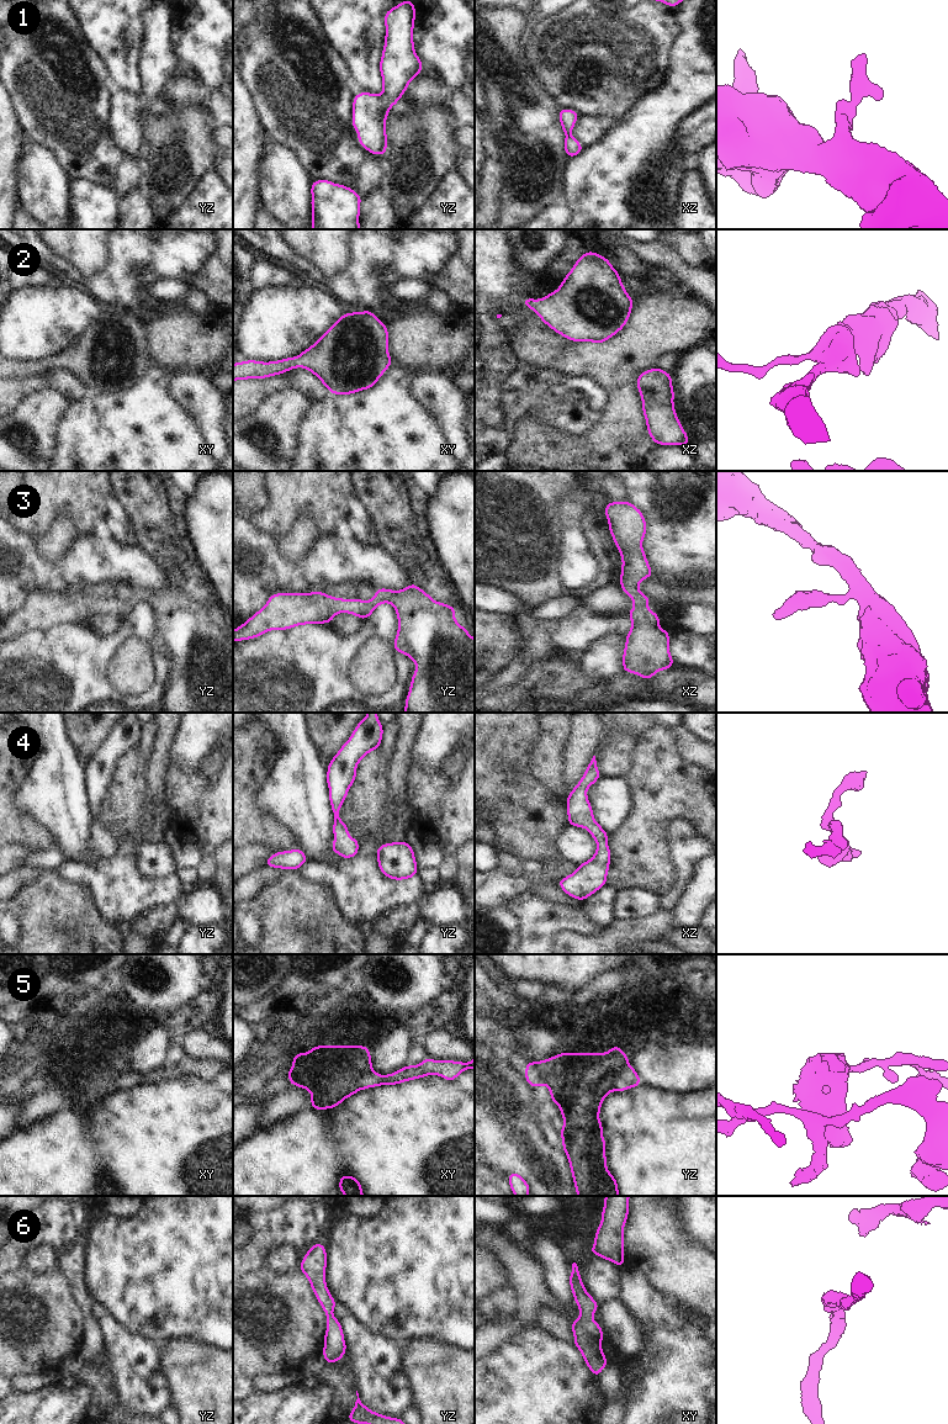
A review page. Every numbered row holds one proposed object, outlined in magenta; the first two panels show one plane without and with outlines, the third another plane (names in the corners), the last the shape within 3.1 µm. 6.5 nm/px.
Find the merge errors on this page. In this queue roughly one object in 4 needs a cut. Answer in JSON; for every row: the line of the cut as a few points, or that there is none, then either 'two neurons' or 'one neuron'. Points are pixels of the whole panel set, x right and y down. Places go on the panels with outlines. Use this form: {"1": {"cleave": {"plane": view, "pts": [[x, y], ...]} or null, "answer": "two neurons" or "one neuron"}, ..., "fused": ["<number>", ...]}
{"1": {"cleave": null, "answer": "one neuron"}, "2": {"cleave": null, "answer": "one neuron"}, "3": {"cleave": null, "answer": "one neuron"}, "4": {"cleave": null, "answer": "one neuron"}, "5": {"cleave": {"plane": "yz", "pts": [[629, 1065], [621, 1073], [621, 1080], [617, 1090]]}, "answer": "two neurons"}, "6": {"cleave": null, "answer": "one neuron"}, "fused": ["5"]}

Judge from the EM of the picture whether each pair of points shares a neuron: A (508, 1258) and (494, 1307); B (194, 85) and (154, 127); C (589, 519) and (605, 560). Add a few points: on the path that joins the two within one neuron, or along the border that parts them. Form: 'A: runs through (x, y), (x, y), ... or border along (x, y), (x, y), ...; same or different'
A: border along (509, 1284), (517, 1297), (517, 1309), (514, 1313); different
B: border along (163, 93), (163, 96), (176, 106), (204, 110); different
C: runs through (596, 529), (604, 550); same

